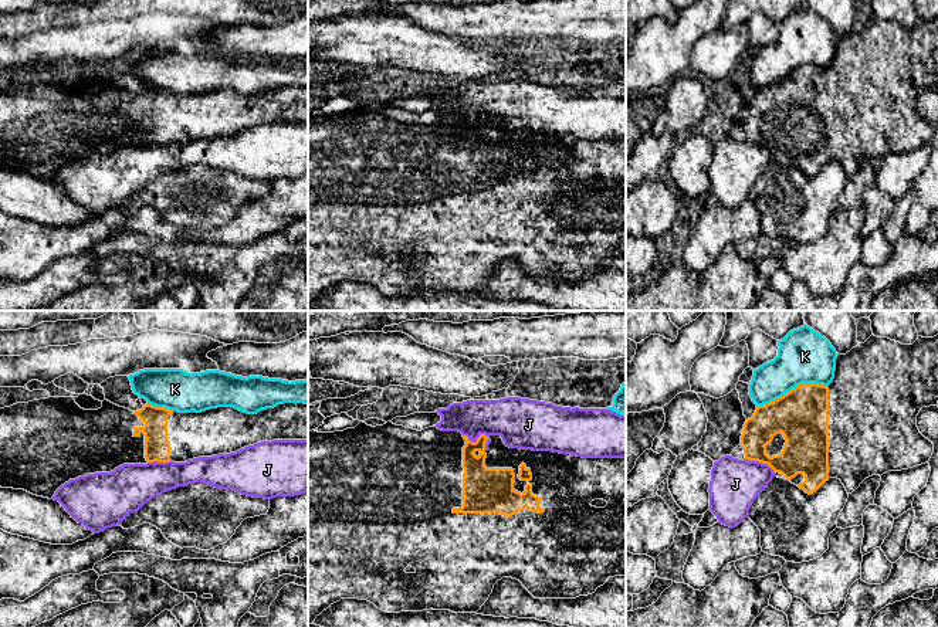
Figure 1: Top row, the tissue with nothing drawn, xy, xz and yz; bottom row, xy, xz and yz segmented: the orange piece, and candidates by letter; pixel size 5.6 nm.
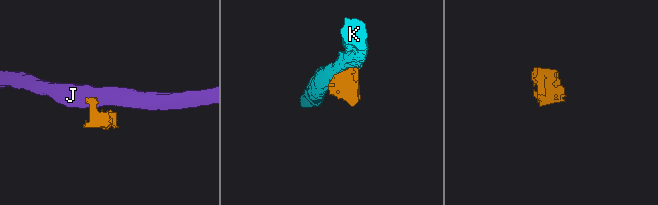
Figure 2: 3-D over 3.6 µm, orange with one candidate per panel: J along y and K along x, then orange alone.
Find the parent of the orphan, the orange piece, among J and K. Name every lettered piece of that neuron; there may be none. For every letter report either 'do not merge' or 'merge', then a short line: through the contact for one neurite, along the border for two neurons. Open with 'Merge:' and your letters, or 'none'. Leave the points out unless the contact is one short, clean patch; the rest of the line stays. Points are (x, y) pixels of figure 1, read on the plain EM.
Merge: none
J: do not merge; line xz (463, 117), (473, 124), (484, 117), (487, 119), (486, 131)
K: do not merge

